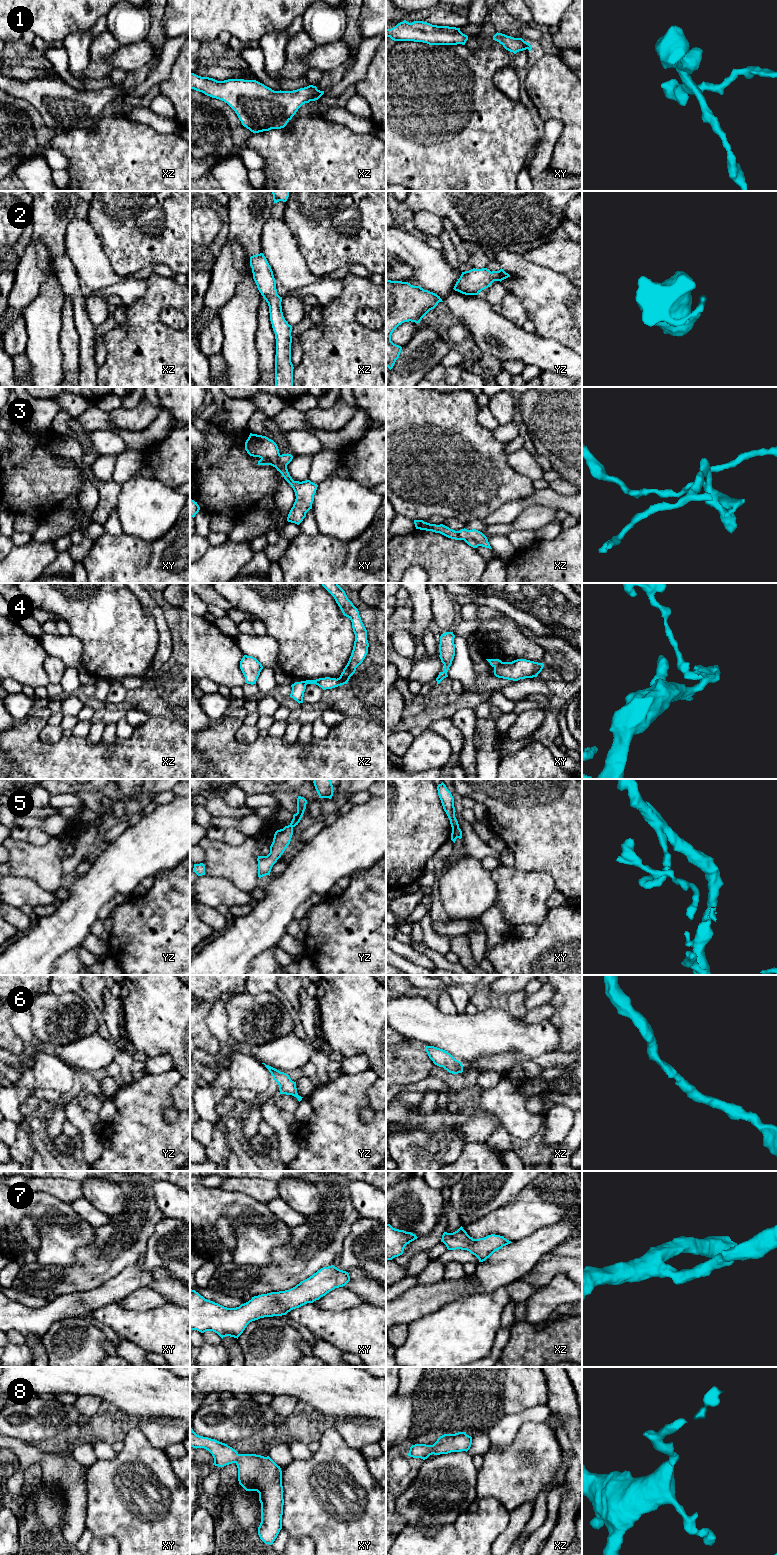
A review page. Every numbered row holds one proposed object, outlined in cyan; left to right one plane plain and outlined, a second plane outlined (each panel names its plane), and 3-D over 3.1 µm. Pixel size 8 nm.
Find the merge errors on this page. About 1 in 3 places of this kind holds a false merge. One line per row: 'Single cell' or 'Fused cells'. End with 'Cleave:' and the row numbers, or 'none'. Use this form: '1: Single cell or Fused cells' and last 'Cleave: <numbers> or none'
1: Single cell
2: Single cell
3: Fused cells
4: Fused cells
5: Fused cells
6: Single cell
7: Single cell
8: Single cell
Cleave: 3, 4, 5

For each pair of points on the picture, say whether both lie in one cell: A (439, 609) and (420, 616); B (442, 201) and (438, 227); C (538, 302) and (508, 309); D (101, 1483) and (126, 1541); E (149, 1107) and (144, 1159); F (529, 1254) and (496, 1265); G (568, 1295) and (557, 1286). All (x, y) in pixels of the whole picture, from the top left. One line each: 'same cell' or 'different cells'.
A: different cells
B: different cells
C: different cells
D: same cell
E: same cell
F: same cell
G: same cell

